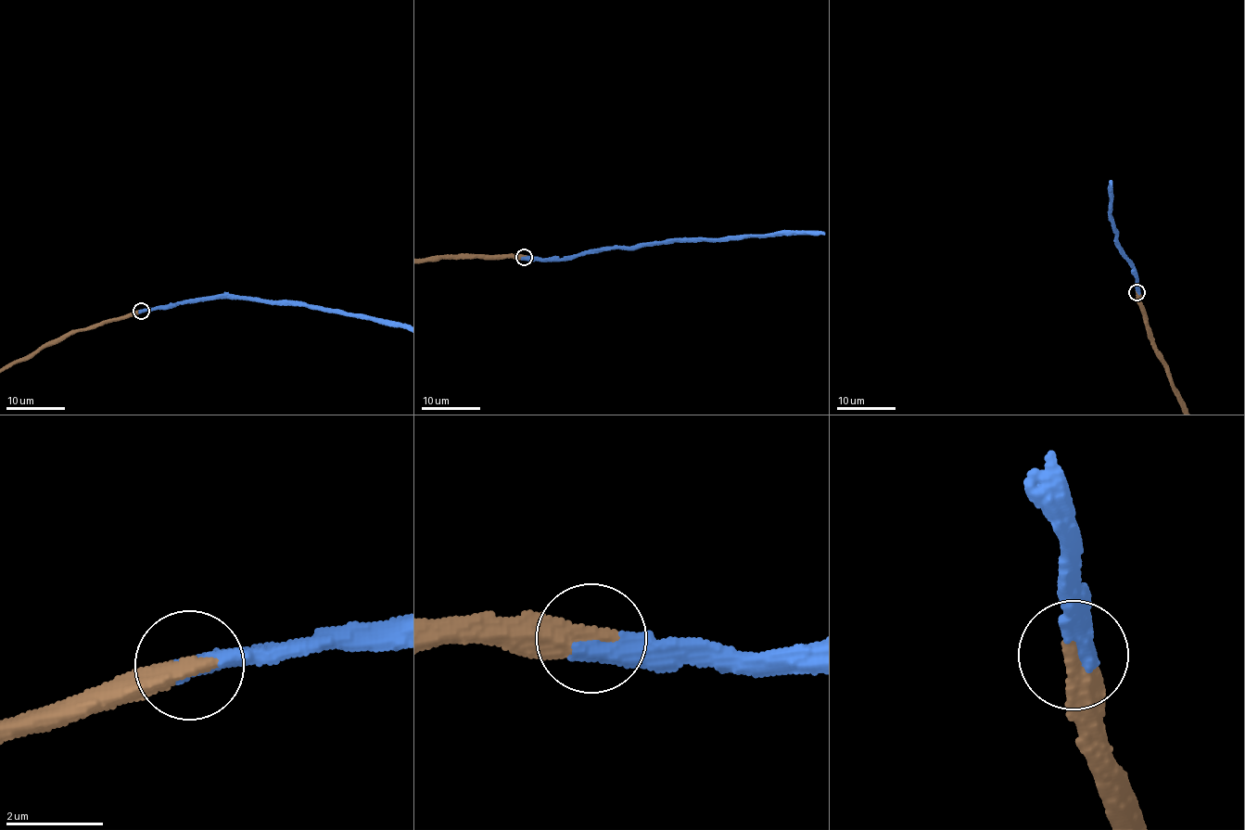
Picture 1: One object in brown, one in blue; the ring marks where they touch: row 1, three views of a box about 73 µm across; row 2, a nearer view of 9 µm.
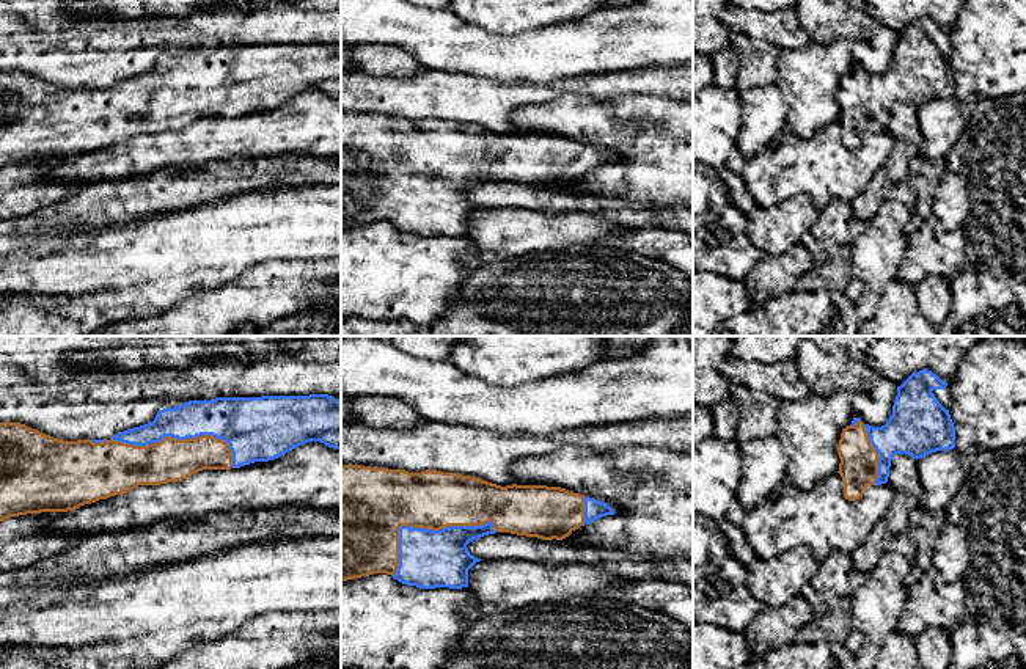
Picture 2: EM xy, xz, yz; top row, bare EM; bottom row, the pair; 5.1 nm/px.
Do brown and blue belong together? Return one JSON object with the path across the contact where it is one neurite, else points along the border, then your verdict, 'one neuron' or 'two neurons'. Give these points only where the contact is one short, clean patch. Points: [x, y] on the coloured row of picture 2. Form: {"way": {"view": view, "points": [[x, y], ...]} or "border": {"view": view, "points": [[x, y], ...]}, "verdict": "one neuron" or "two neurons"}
{"verdict": "one neuron"}

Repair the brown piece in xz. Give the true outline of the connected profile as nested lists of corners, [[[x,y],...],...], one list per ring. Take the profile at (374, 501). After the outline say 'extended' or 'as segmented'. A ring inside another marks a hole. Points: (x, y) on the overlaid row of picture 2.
[[[341,465],[341,581],[387,573],[402,584],[420,589],[462,589],[468,587],[468,570],[481,561],[470,554],[467,545],[479,537],[511,532],[542,540],[562,540],[580,526],[614,514],[606,503],[561,487],[517,484],[501,487],[479,477],[437,470],[409,473]]] | extended

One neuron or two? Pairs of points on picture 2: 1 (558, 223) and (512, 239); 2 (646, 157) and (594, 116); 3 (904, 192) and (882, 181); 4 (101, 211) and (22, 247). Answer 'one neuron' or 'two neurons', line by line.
1: one neuron
2: one neuron
3: one neuron
4: two neurons

